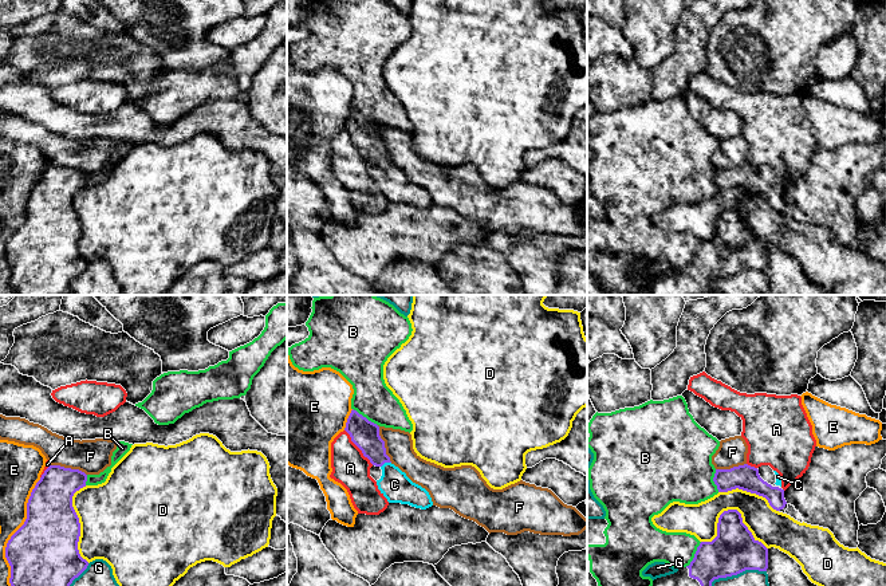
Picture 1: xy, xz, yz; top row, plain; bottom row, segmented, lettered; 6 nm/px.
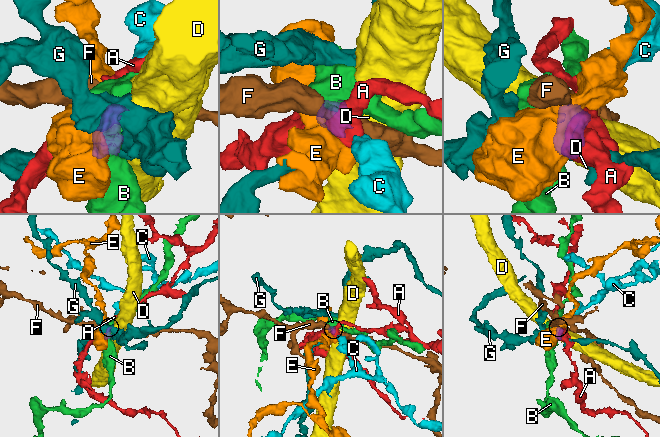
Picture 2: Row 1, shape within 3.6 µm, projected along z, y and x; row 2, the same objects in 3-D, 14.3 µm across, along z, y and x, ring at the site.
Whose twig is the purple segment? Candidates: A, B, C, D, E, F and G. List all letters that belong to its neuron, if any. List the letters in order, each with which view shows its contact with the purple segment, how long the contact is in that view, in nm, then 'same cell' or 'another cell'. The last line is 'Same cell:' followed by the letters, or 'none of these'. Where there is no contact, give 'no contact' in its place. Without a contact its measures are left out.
A: meets purple in xz; contact 280 nm long; another cell
B: meets purple in yz; contact 180 nm long; another cell
C: meets purple in xz; contact 70 nm long; same cell
D: meets purple in yz; contact 400 nm long; another cell
E: meets purple in xy; contact 650 nm long; another cell
F: meets purple in xy; contact 240 nm long; another cell
G: meets purple in yz; contact 340 nm long; another cell
Same cell: C

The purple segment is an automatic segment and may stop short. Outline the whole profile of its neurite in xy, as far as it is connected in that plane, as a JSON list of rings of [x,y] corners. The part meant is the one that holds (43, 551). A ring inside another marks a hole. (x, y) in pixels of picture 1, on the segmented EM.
[[[50,465],[36,483],[27,503],[27,519],[11,536],[5,558],[11,566],[11,586],[70,586],[88,566],[78,550],[79,518],[72,496],[86,487],[87,475],[79,469]]]

